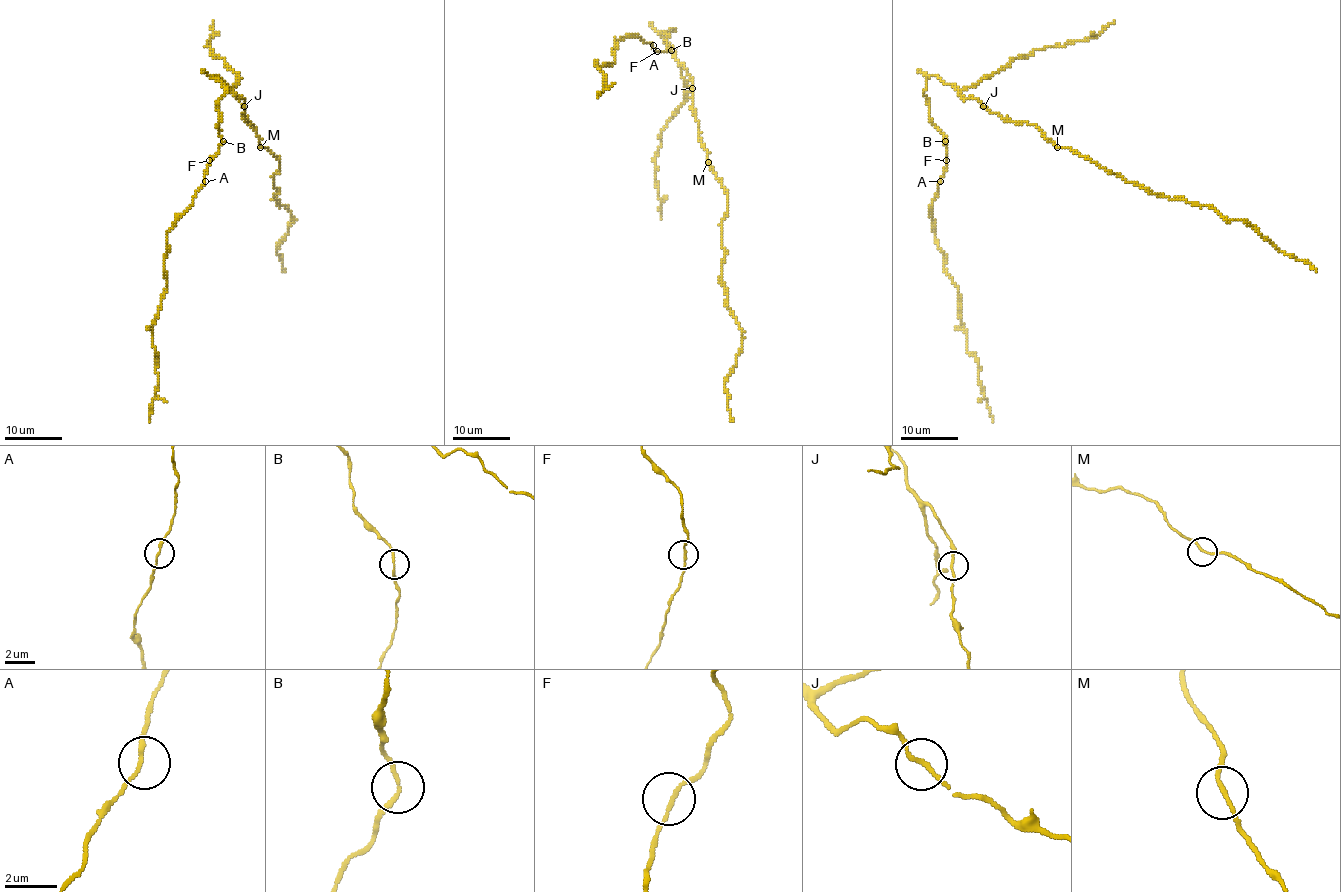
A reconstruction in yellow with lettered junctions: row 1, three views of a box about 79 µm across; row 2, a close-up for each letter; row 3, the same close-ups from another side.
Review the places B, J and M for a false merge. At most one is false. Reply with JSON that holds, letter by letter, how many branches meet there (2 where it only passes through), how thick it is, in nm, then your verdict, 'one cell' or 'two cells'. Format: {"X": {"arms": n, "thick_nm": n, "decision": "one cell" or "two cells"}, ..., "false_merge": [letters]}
{"B": {"arms": 2, "thick_nm": 150, "decision": "one cell"}, "J": {"arms": 2, "thick_nm": 160, "decision": "one cell"}, "M": {"arms": 2, "thick_nm": 150, "decision": "one cell"}, "false_merge": []}

